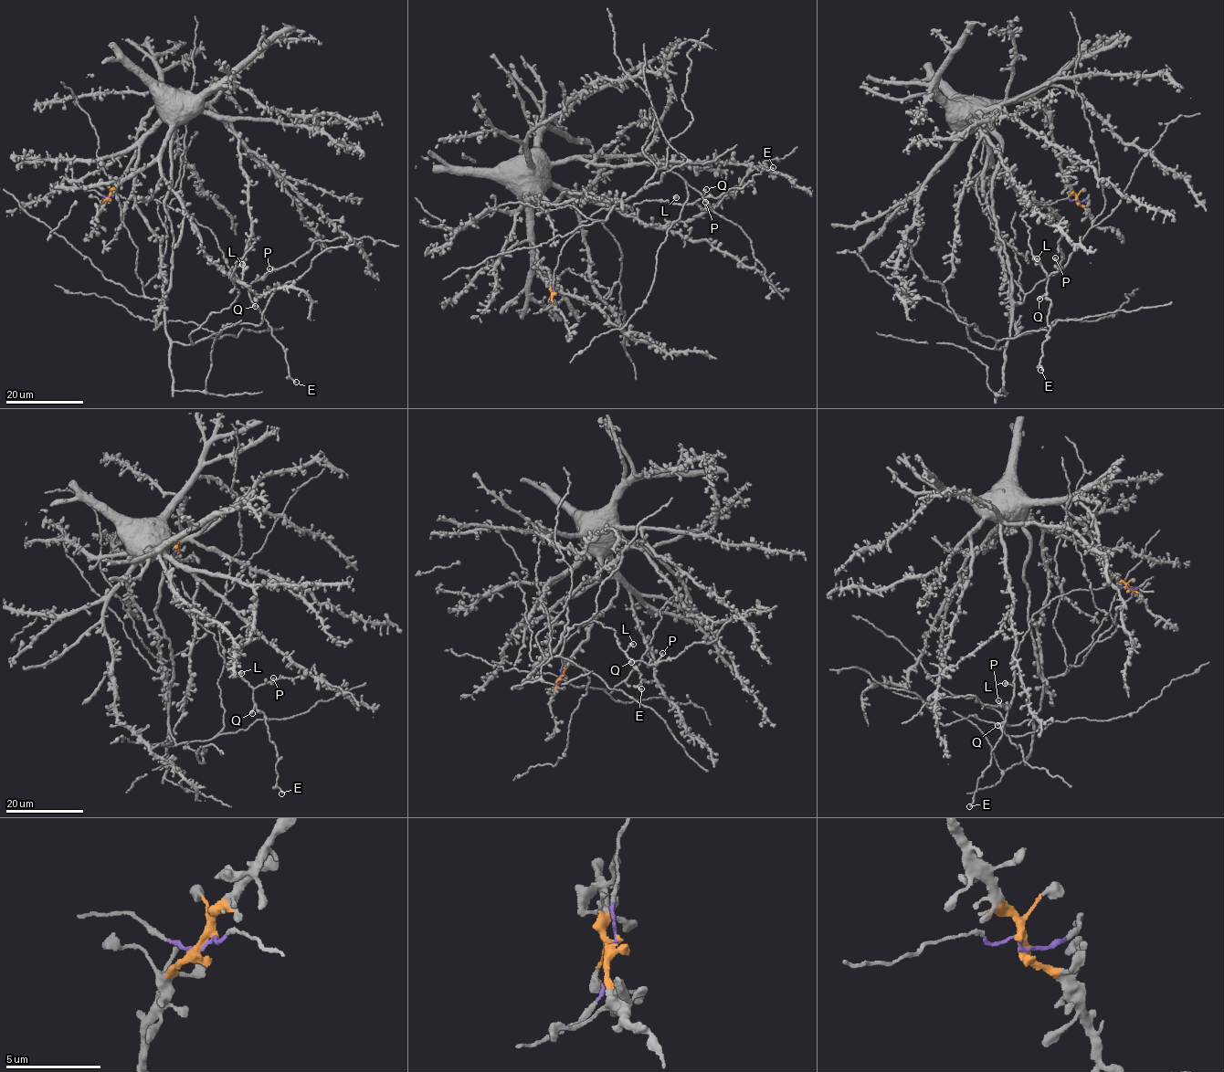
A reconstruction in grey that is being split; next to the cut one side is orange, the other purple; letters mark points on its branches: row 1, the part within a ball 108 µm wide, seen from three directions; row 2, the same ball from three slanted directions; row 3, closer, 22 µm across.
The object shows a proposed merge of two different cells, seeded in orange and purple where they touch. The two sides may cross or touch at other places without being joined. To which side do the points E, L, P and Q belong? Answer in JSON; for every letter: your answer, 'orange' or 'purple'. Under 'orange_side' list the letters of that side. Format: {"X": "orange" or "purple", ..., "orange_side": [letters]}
{"E": "purple", "L": "purple", "P": "purple", "Q": "purple", "orange_side": []}

